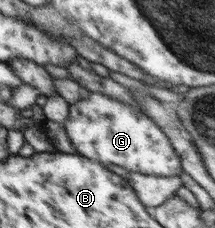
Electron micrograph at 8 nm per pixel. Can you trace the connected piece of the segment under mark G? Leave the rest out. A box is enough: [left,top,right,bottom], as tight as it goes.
[63,93,182,177]

